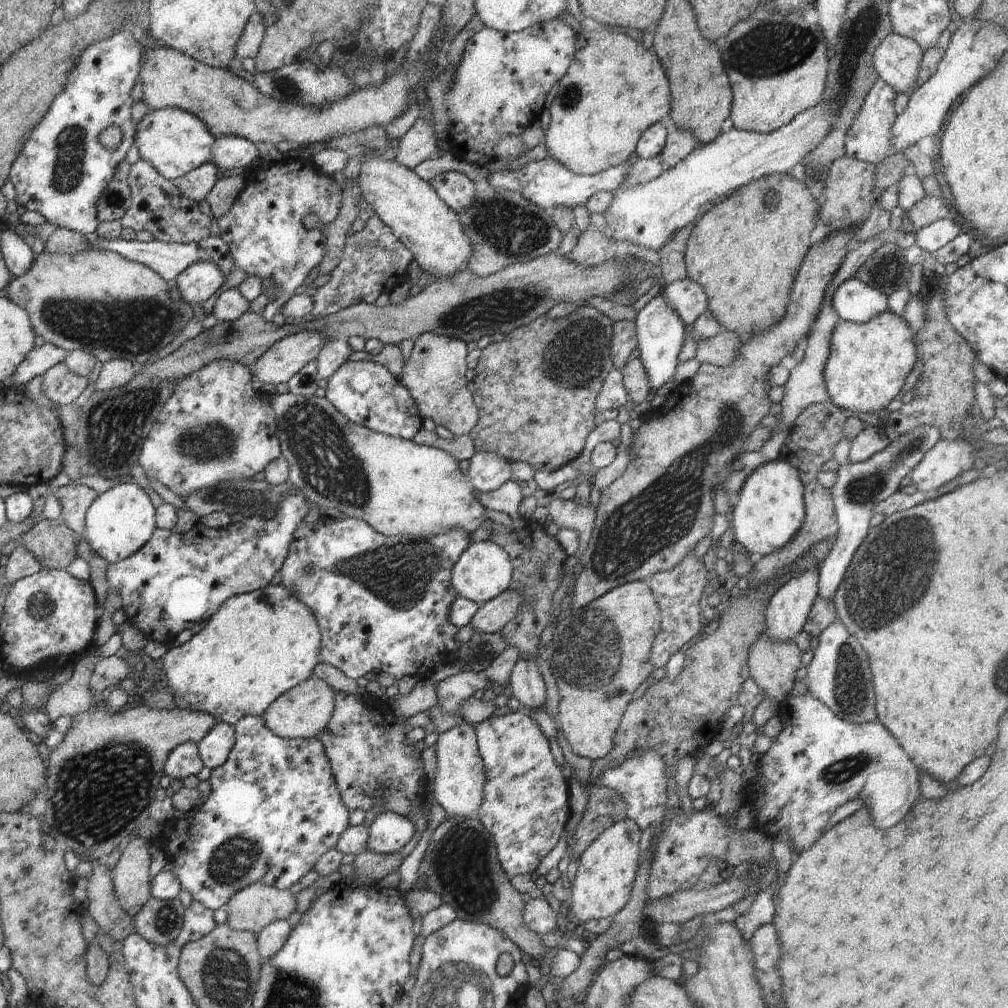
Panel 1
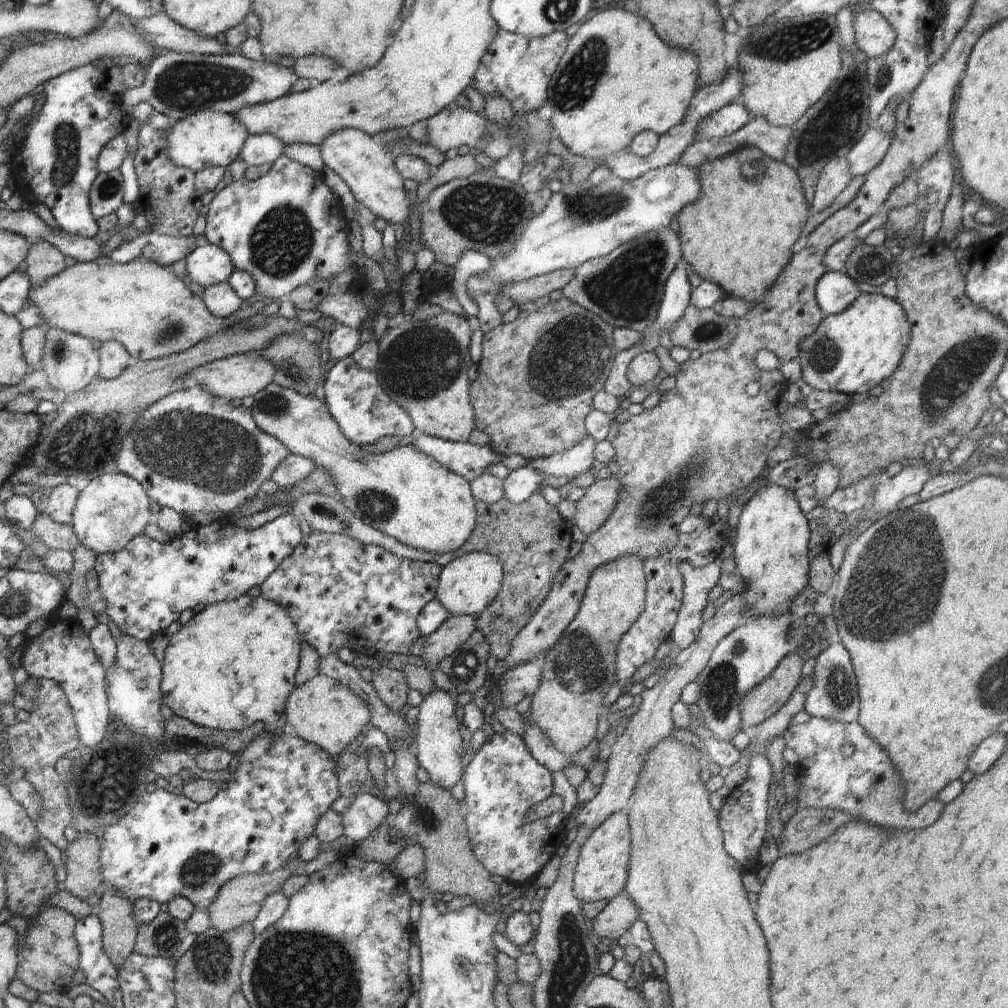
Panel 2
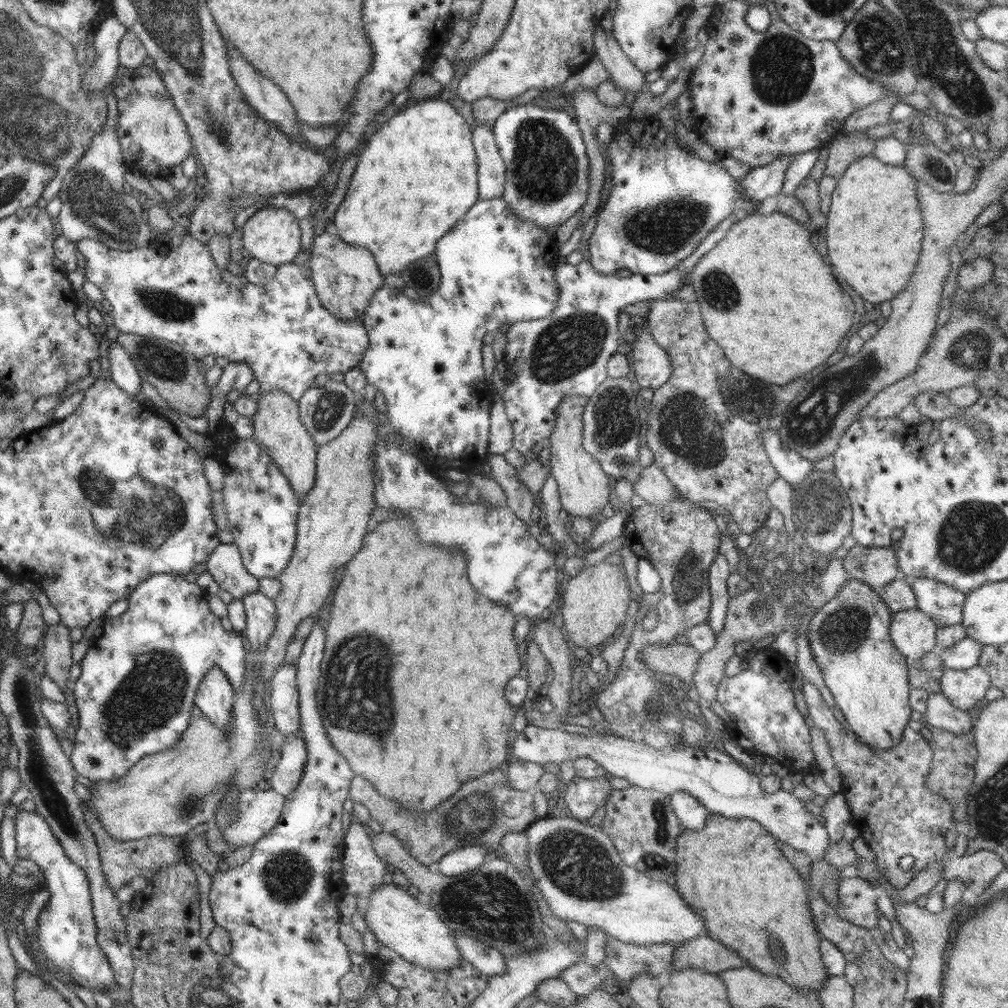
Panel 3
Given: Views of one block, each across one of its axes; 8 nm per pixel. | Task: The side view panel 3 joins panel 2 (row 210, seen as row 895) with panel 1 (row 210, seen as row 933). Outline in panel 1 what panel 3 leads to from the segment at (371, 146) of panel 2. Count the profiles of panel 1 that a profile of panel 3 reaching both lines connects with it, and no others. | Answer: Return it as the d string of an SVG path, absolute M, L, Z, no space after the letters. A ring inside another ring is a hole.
M379 148L364 154L358 186L362 190L363 200L372 204L373 212L410 250L425 274L434 278L452 278L454 274L468 269L472 256L470 238L466 236L459 214L436 194L429 182L423 181L413 170L398 164L396 159L392 162L386 160Z

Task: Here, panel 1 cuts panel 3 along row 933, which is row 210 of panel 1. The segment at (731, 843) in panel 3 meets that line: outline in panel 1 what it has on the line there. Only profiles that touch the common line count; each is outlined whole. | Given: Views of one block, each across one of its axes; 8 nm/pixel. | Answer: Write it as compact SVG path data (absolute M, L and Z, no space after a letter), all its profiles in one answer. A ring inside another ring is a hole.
M789 173L771 174L758 180L752 180L752 182L748 182L748 184L727 195L725 199L715 201L695 220L694 228L692 228L692 232L686 241L686 252L683 254L687 278L702 286L707 296L708 309L712 311L716 322L722 326L722 330L736 333L737 330L741 329L747 334L756 336L764 330L770 330L772 326L776 326L784 318L796 273L812 244L810 242L810 232L819 220L820 206L811 191L802 181Z

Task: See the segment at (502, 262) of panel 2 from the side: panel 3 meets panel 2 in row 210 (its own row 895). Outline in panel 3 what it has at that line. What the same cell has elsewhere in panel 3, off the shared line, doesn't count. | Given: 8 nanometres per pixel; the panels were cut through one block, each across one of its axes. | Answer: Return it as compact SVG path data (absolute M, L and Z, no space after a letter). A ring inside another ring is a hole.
M546 816L533 821L524 833L529 840L527 858L533 886L543 894L549 909L560 920L597 926L611 938L636 945L679 944L704 934L703 918L684 902L670 881L654 880L624 864L610 837L587 822L572 817Z

